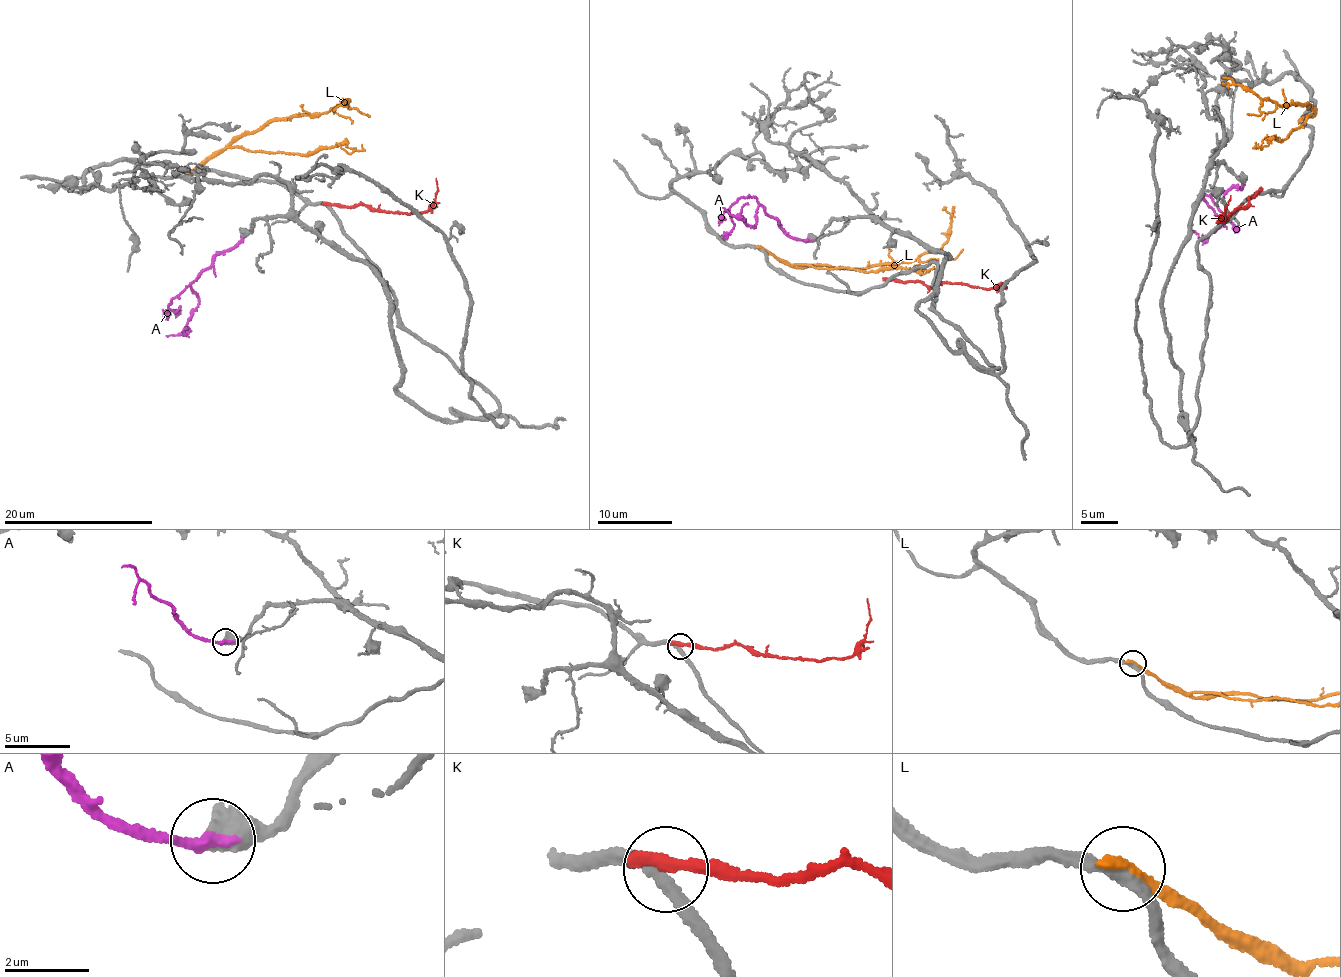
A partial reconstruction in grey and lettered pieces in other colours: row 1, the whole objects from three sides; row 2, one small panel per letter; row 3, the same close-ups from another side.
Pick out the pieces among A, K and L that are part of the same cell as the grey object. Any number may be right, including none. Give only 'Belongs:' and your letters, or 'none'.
Belongs: A

